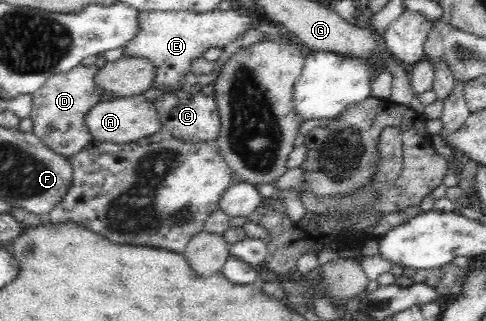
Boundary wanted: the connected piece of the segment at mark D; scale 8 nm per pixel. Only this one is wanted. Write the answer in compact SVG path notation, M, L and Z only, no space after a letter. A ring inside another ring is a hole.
M94 65L75 66L68 72L50 76L42 88L32 94L32 132L46 144L46 147L66 159L83 150L91 140L84 124L84 117L92 106L100 102L103 93L101 88L94 86L92 82L92 76L97 70Z

